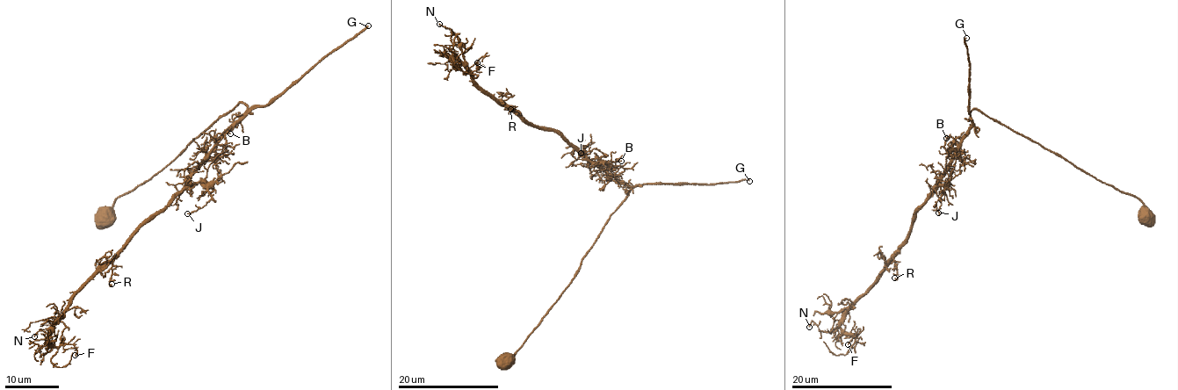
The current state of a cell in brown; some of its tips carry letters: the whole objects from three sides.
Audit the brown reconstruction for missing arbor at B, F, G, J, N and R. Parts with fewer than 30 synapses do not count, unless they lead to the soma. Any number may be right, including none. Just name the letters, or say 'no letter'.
G

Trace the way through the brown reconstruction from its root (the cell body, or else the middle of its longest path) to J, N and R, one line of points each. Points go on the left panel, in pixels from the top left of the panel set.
J: (210, 155), (198, 170), (207, 170), (205, 188), (211, 198), (205, 205), (187, 213)
N: (210, 155), (191, 176), (191, 181), (72, 299), (56, 321), (49, 342), (42, 331), (34, 336)
R: (210, 155), (191, 176), (191, 181), (138, 230), (114, 259), (109, 282), (112, 284)

